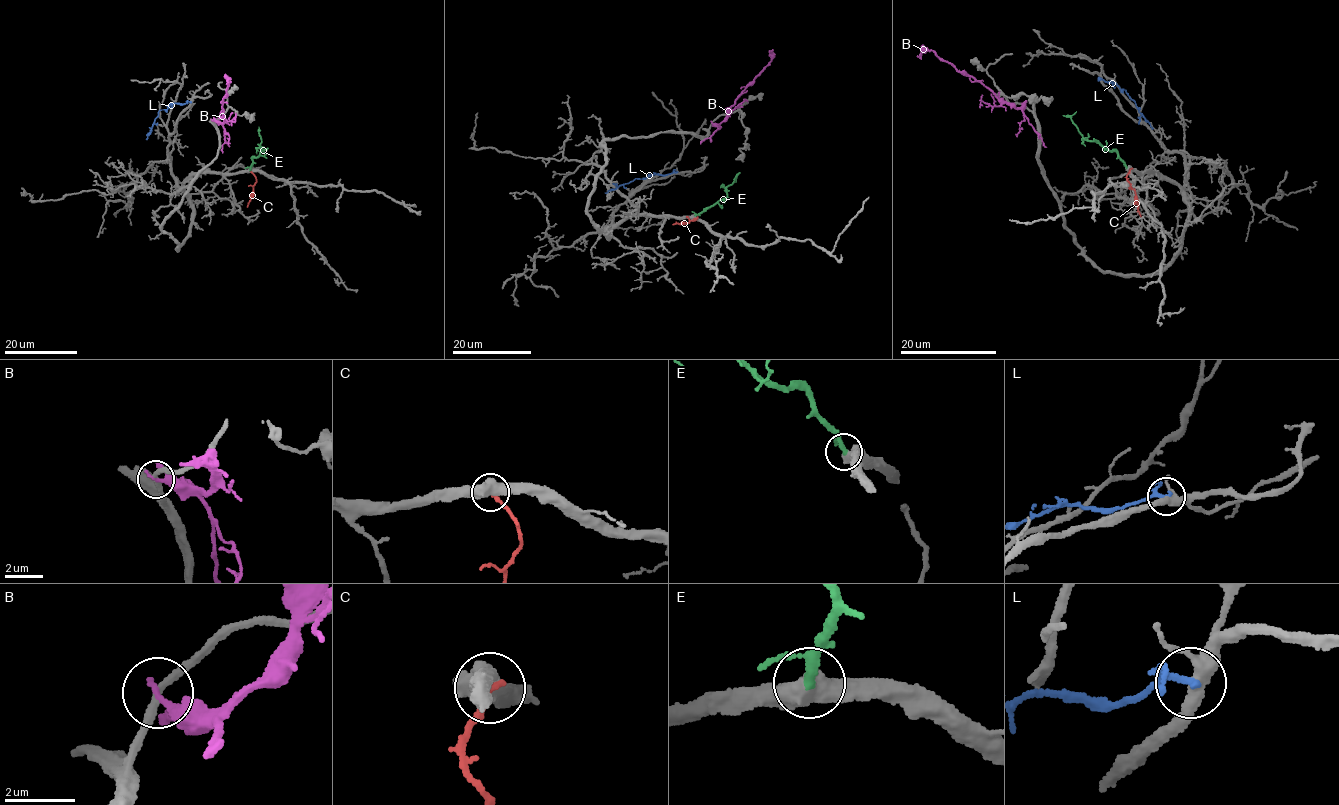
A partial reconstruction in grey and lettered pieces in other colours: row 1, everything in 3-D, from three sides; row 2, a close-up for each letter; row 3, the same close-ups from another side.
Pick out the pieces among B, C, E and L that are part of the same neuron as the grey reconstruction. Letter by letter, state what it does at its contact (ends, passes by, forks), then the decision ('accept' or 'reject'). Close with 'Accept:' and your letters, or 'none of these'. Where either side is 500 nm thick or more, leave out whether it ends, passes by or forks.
B: it passes by; reject
C: reject
E: accept
L: it passes by; reject
Accept: E

